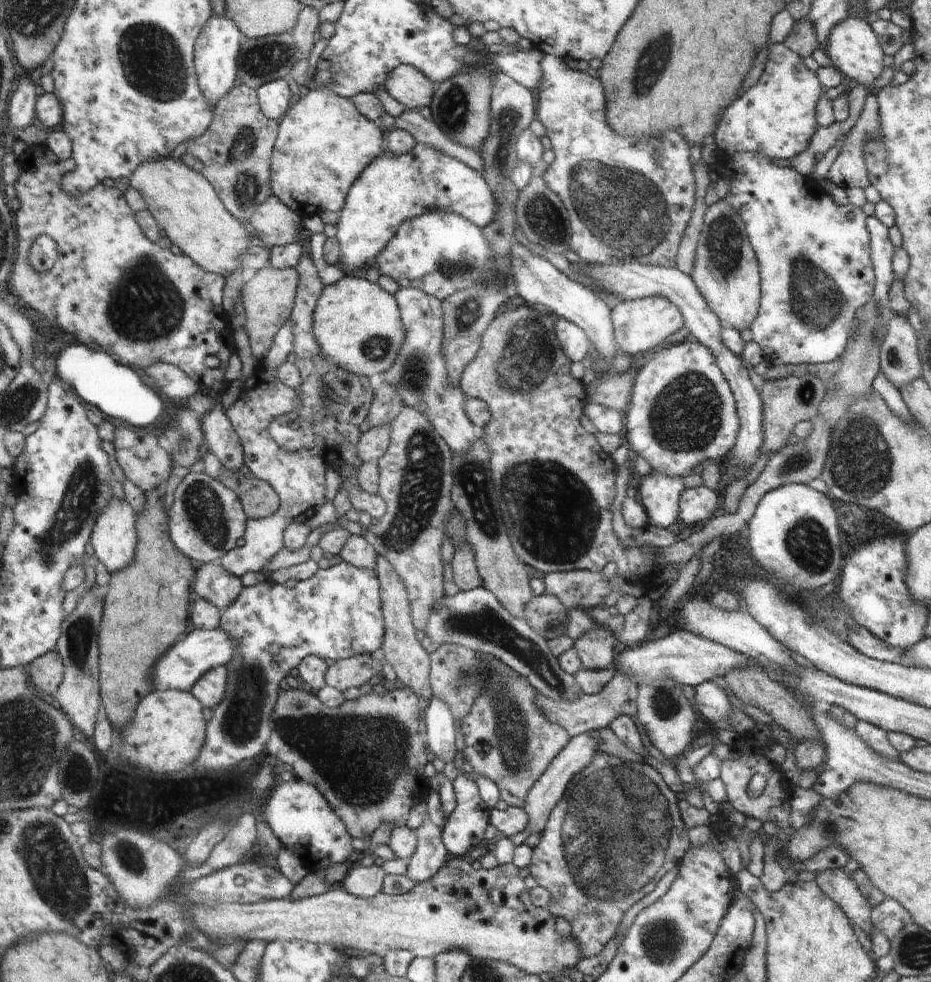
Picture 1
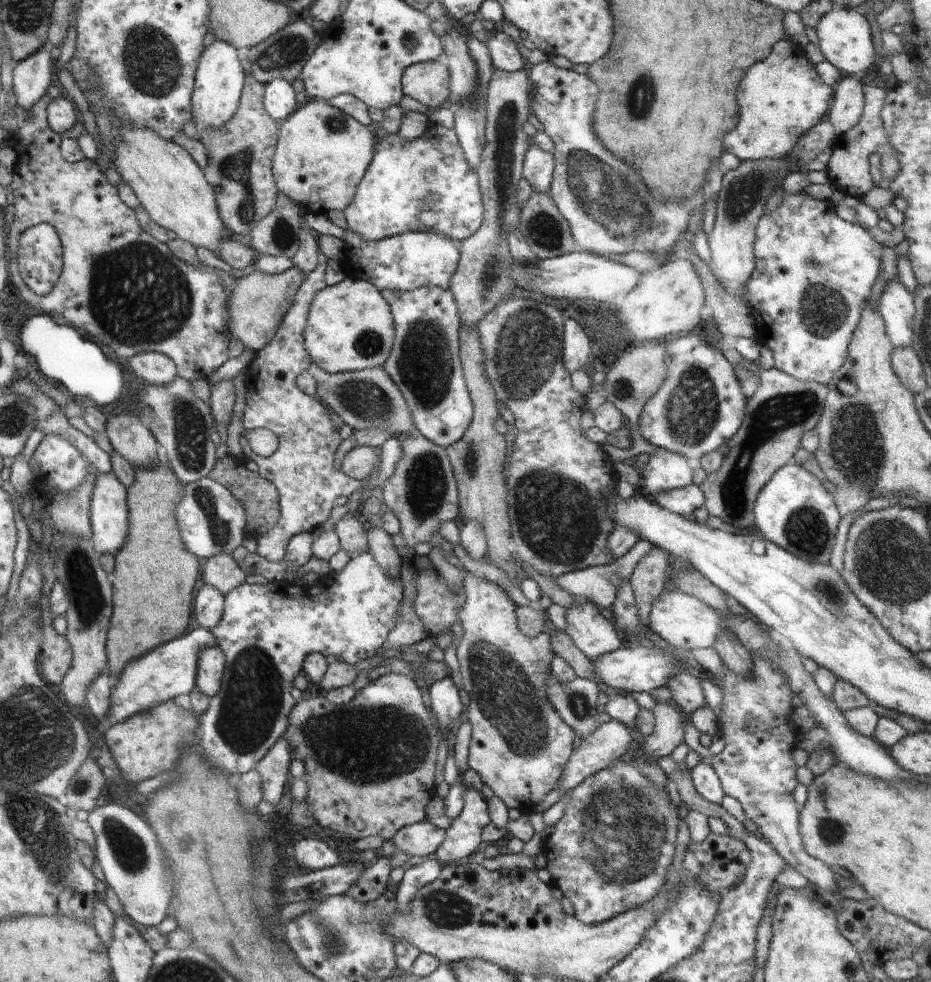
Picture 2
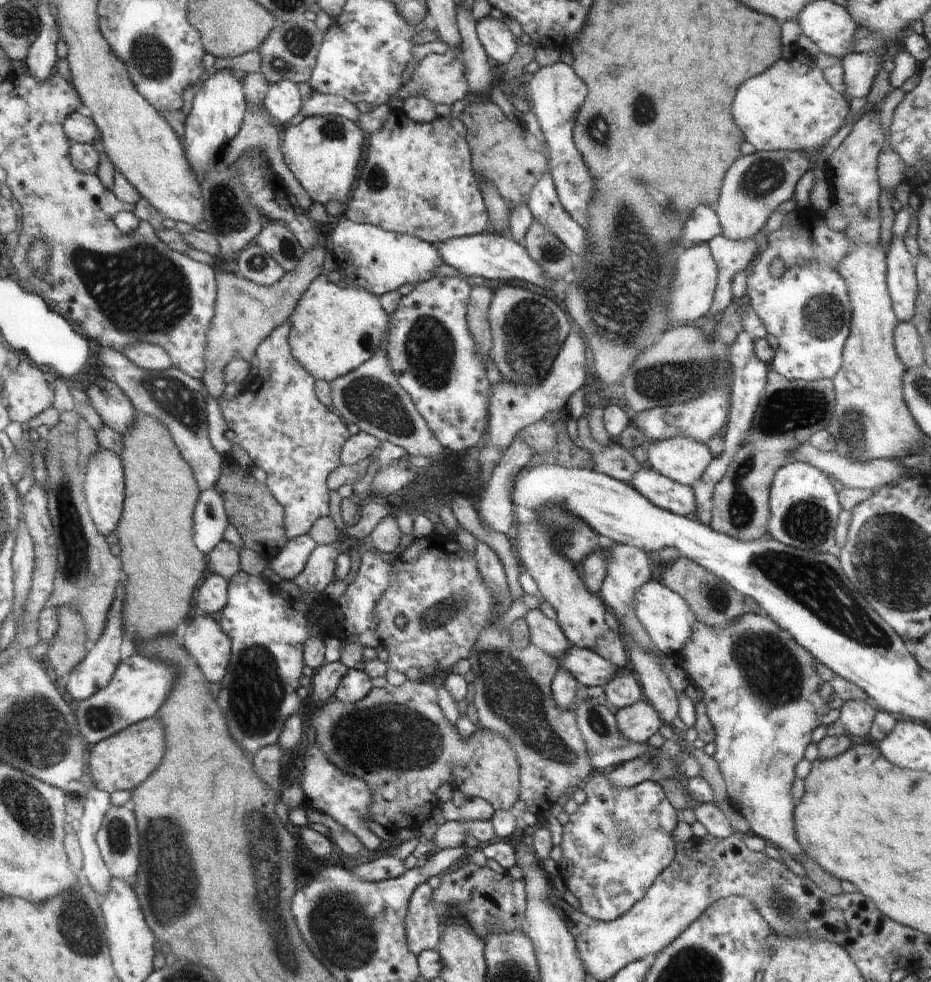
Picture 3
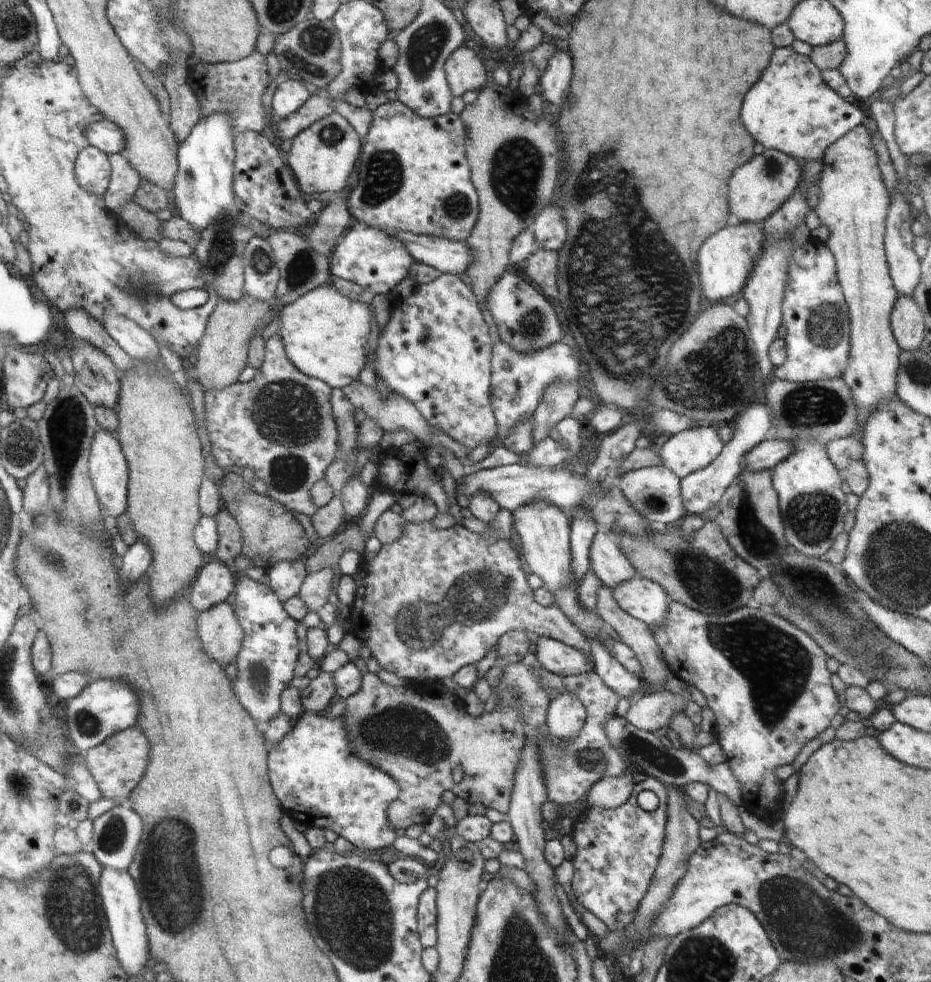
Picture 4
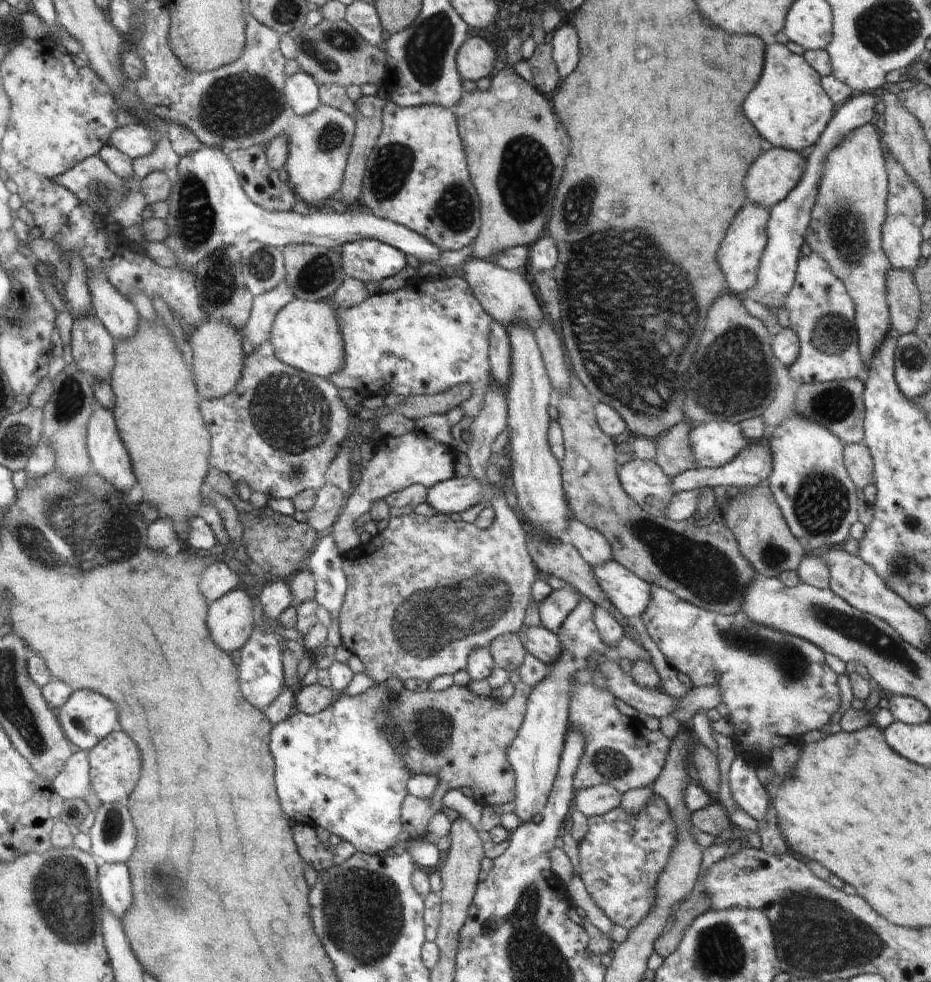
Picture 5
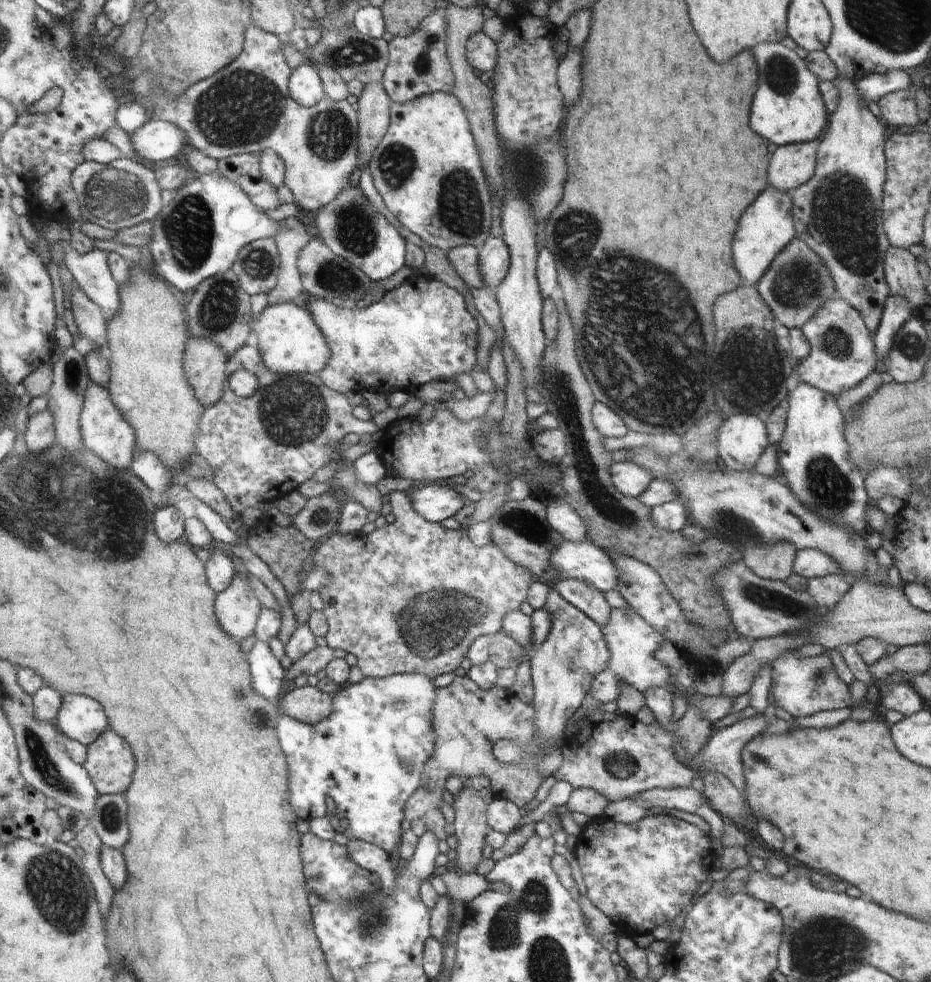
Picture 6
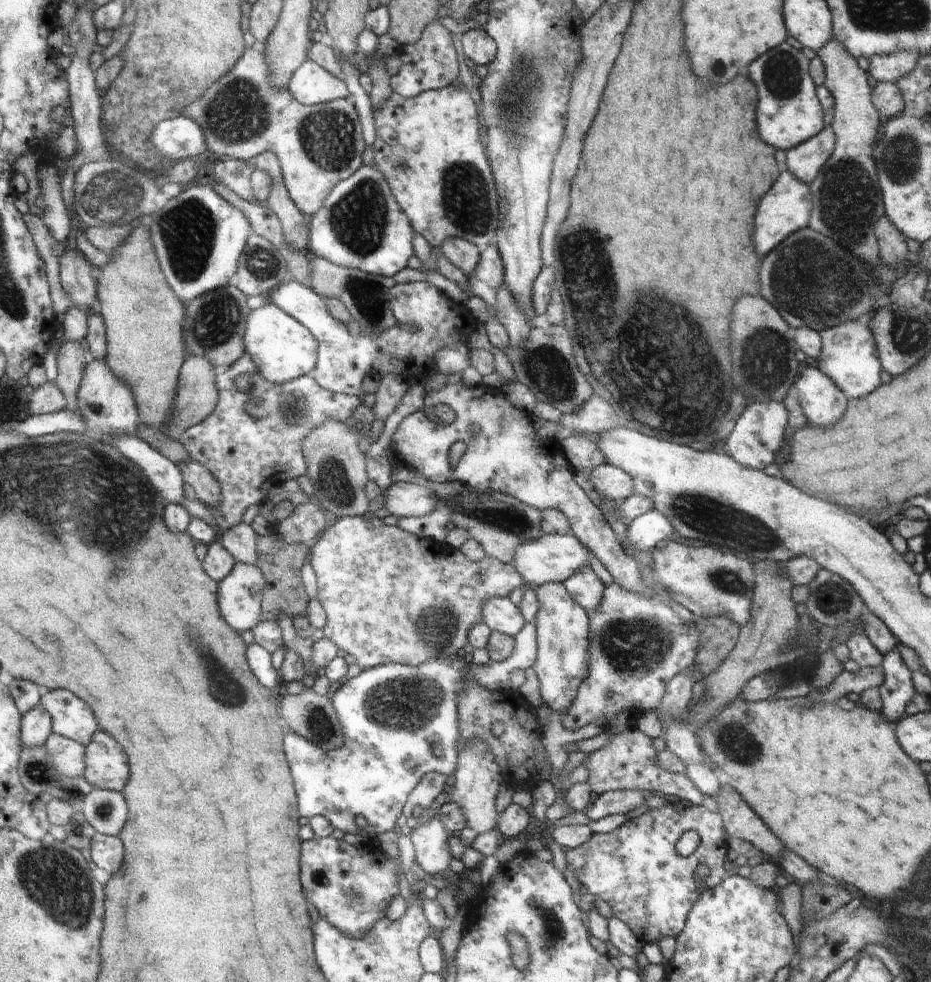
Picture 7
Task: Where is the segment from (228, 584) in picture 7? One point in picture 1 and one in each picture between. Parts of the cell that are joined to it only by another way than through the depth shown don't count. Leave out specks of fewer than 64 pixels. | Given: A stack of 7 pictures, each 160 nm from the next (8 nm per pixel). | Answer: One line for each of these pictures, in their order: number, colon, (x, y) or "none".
1: (211, 687)
2: (212, 663)
3: (206, 640)
4: (219, 629)
5: (231, 620)
6: (237, 607)

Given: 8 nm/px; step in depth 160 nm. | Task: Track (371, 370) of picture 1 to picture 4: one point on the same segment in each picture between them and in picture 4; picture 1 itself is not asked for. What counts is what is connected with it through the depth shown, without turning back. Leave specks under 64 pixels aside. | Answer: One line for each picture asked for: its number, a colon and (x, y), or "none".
2: (349, 328)
3: (335, 329)
4: (324, 332)

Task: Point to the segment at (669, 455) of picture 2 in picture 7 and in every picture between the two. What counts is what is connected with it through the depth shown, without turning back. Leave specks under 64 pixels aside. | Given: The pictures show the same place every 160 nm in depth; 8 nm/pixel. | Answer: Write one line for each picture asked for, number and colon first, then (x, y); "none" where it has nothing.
3: (683, 460)
4: (692, 450)
5: (714, 444)
6: (741, 440)
7: (759, 432)

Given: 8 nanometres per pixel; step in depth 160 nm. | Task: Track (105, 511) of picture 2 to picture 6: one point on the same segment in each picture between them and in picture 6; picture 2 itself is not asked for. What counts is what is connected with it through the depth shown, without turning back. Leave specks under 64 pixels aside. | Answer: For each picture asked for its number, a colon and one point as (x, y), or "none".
3: (104, 482)
4: (109, 472)
5: (110, 459)
6: (105, 431)

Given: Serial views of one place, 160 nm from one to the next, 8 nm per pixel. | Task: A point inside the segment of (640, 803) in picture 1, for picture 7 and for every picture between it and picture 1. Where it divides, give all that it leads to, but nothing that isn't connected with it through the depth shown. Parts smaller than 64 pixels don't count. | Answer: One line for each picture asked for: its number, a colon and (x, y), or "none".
2: (610, 852)
3: (615, 844)
4: (617, 850)
5: (622, 855)
6: (640, 876)
7: (635, 868)

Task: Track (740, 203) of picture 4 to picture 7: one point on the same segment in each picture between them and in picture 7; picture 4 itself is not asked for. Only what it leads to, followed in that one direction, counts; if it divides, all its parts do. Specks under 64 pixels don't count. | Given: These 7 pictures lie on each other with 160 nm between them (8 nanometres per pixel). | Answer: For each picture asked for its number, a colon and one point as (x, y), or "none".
5: (778, 170)
6: (790, 166)
7: (804, 161)

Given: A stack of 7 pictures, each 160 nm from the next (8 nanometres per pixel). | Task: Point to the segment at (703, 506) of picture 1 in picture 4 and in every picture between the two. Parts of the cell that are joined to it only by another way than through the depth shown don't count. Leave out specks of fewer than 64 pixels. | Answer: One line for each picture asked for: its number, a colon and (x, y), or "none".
2: (683, 501)
3: (665, 493)
4: (654, 491)

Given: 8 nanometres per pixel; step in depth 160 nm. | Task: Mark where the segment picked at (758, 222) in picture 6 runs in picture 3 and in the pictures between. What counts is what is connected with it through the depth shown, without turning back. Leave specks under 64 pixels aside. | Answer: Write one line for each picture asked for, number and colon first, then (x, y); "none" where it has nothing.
3: (696, 280)
4: (725, 261)
5: (740, 254)

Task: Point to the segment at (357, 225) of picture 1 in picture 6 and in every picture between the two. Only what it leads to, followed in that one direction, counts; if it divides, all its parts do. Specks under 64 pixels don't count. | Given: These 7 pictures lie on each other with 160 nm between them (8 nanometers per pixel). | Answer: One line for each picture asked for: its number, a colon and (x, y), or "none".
2: (426, 184)
3: (417, 179)
4: (413, 176)
5: (417, 176)
6: (428, 169)

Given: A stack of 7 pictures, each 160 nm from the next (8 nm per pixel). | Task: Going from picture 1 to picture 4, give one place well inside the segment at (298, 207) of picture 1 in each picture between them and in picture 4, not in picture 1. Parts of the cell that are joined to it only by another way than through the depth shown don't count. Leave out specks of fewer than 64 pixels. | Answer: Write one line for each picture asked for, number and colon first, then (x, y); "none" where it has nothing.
2: (323, 153)
3: (322, 152)
4: (322, 156)

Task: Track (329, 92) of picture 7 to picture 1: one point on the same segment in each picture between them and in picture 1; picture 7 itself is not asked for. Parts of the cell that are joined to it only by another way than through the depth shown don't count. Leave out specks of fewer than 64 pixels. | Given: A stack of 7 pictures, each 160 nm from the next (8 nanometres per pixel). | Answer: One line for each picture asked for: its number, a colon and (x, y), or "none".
1: (274, 97)
2: (279, 100)
3: (282, 101)
4: (290, 96)
5: (302, 92)
6: (307, 88)

